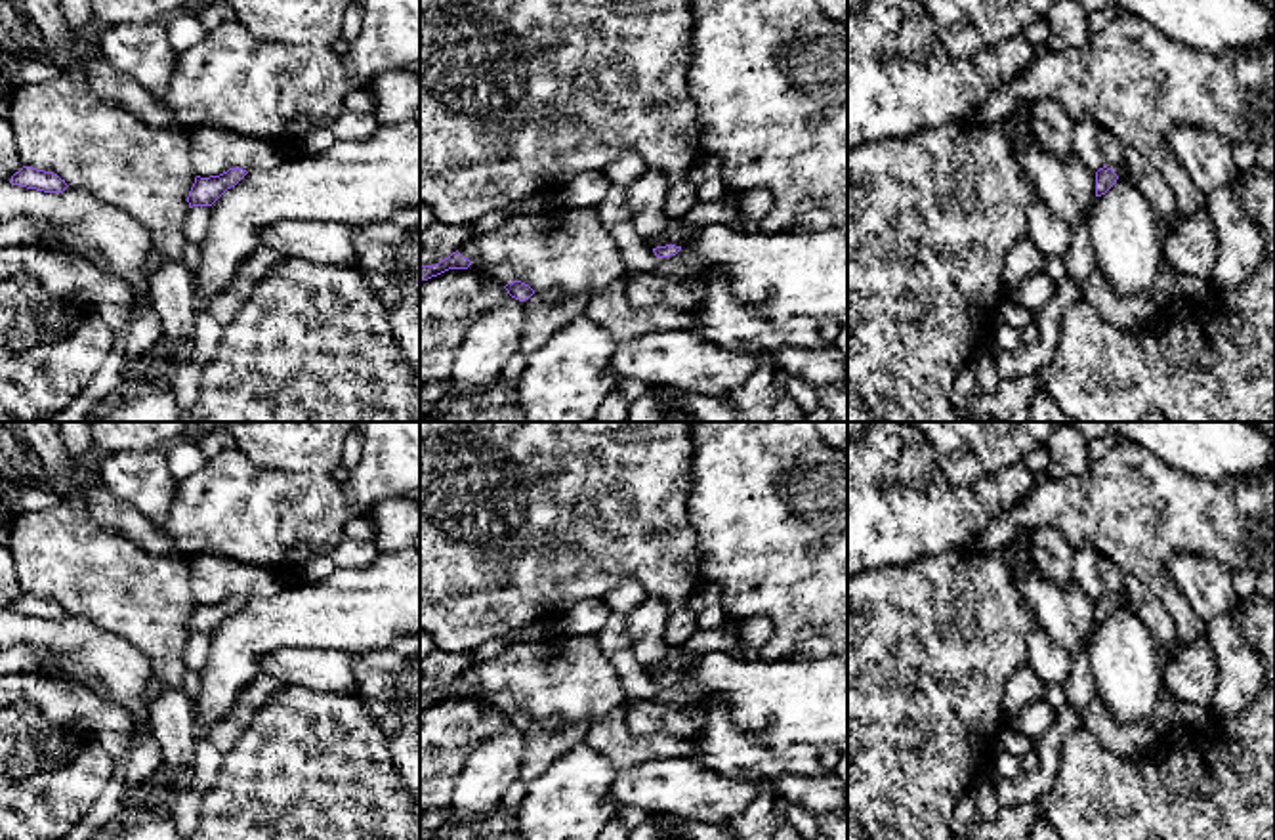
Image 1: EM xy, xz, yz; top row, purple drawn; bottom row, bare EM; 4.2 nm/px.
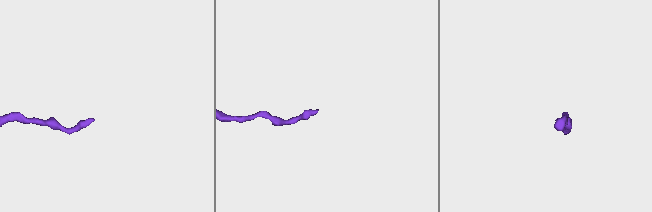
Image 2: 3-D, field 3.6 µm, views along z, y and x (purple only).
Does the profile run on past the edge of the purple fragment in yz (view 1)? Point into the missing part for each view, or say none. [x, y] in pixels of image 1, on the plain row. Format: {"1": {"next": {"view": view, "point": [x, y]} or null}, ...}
{"1": {"next": null}}

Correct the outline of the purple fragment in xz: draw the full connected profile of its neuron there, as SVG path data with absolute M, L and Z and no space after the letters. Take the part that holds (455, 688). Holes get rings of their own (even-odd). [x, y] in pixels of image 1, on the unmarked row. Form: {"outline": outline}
{"outline": "M456 678L449 685L441 687L435 693L422 693L420 691L420 708L428 708L431 704L437 704L449 697L468 697L470 693L471 693L471 689Z"}

